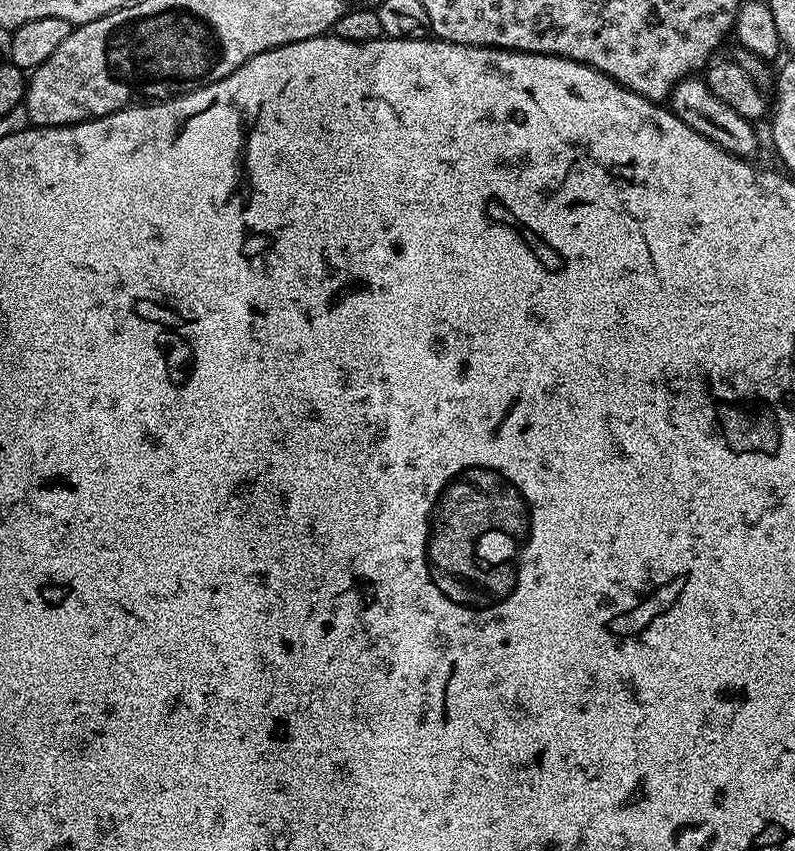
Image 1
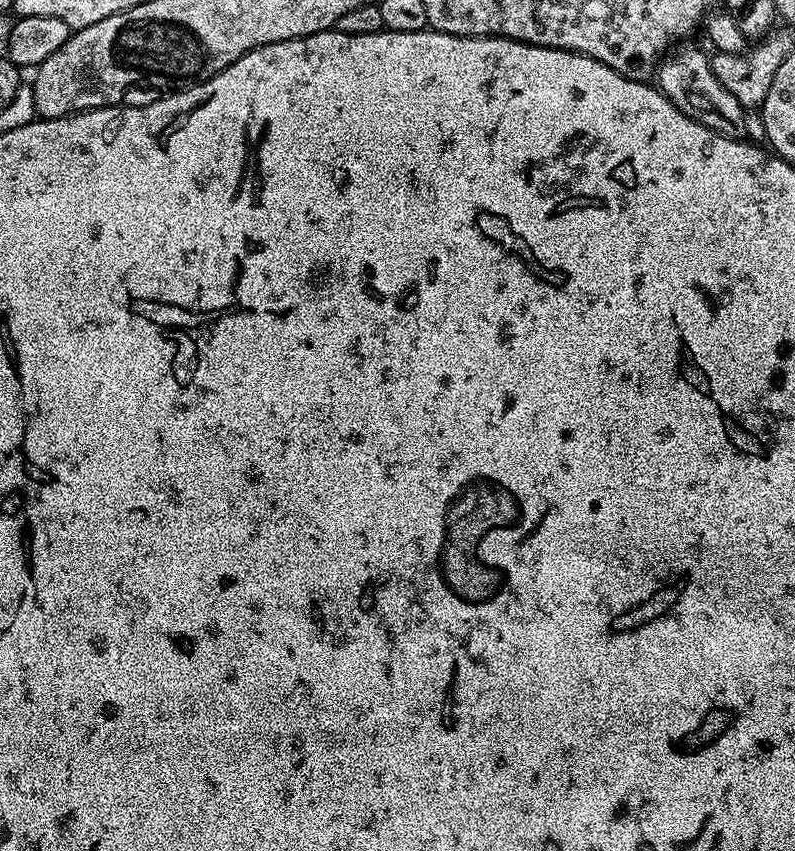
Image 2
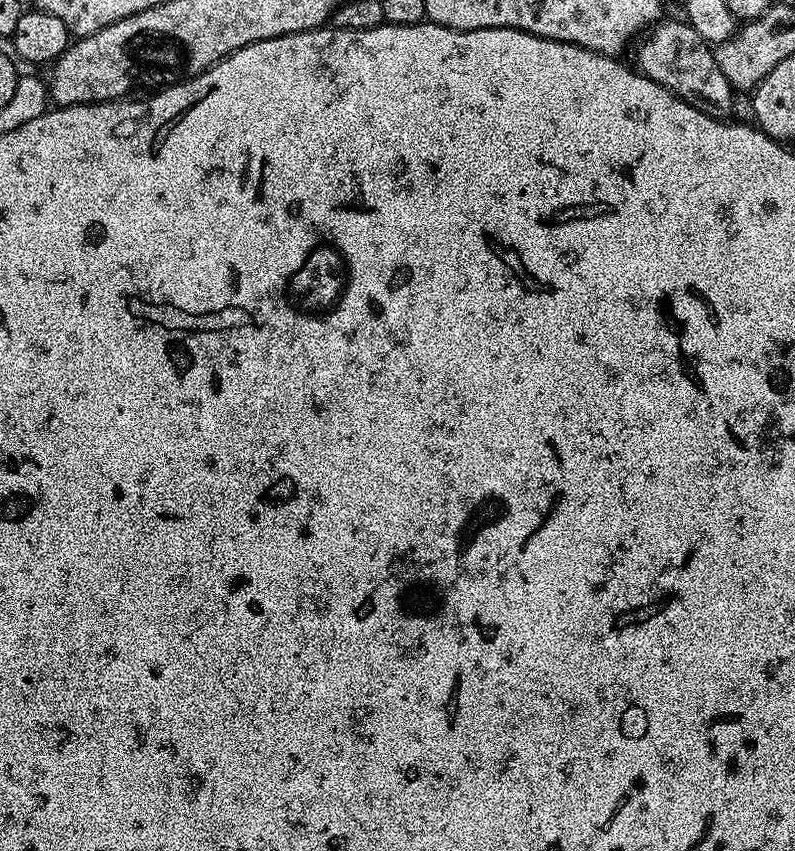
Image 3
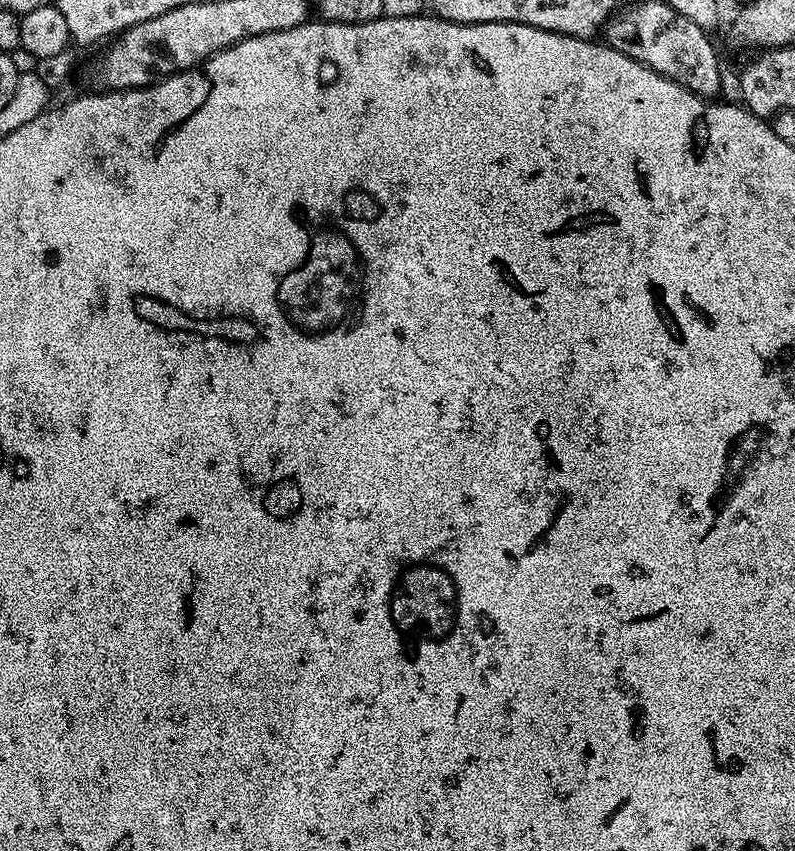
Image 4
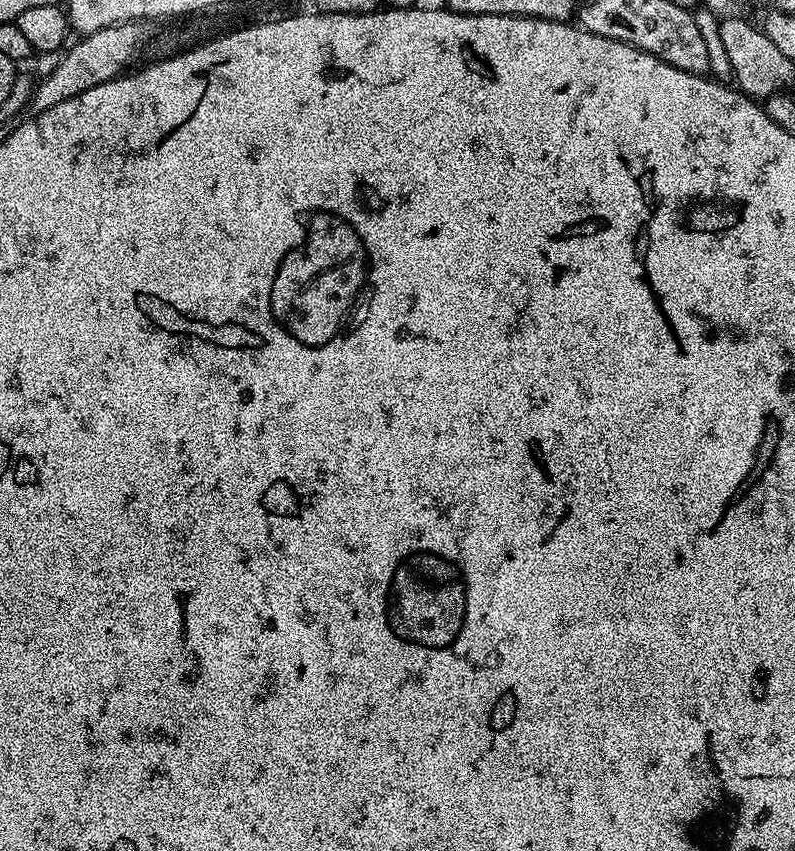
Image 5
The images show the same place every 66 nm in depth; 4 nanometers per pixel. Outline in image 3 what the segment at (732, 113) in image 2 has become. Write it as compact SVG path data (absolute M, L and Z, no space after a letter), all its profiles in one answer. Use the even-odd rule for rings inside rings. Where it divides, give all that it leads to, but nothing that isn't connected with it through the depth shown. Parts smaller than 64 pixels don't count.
M668 19L653 24L639 41L641 44L635 61L639 71L703 113L716 119L729 117L727 115L732 108L734 89L714 60L713 47L683 19Z

